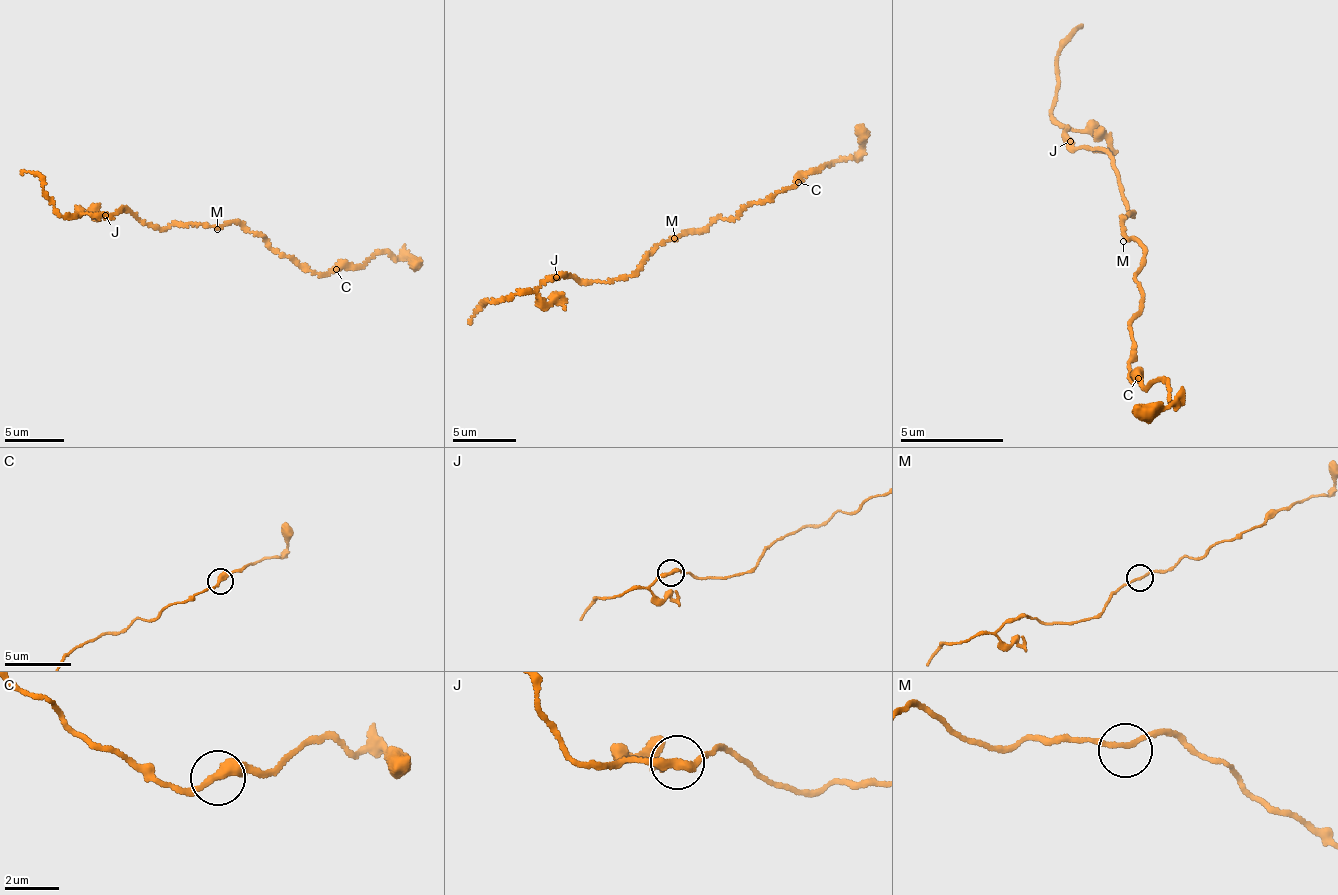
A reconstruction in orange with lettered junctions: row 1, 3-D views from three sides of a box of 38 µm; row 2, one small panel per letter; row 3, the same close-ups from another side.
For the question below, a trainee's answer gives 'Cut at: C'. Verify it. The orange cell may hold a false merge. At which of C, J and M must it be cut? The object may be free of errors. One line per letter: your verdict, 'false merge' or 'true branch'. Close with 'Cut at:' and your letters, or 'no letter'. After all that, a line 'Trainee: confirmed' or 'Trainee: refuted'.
C: true branch
J: true branch
M: true branch
Cut at: no letter
Trainee: refuted

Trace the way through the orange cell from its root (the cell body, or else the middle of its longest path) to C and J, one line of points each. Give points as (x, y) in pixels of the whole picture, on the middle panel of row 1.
C: (673, 240), (698, 233), (718, 218), (728, 220), (748, 206), (797, 186), (798, 182)
J: (673, 240), (655, 245), (641, 263), (638, 271), (620, 279), (578, 282), (573, 276), (556, 276)

